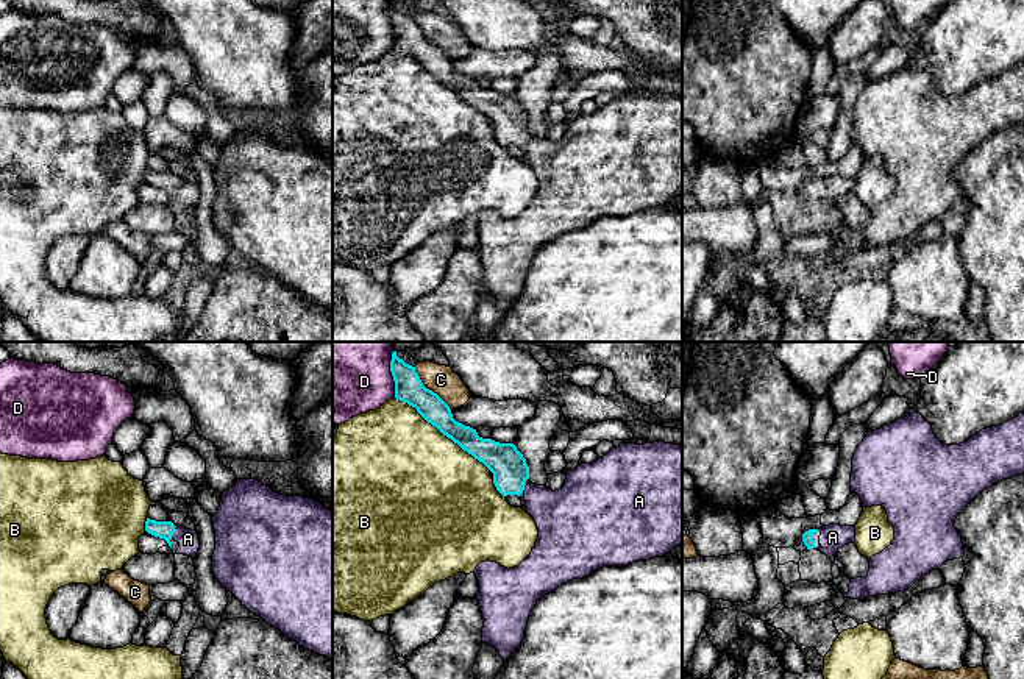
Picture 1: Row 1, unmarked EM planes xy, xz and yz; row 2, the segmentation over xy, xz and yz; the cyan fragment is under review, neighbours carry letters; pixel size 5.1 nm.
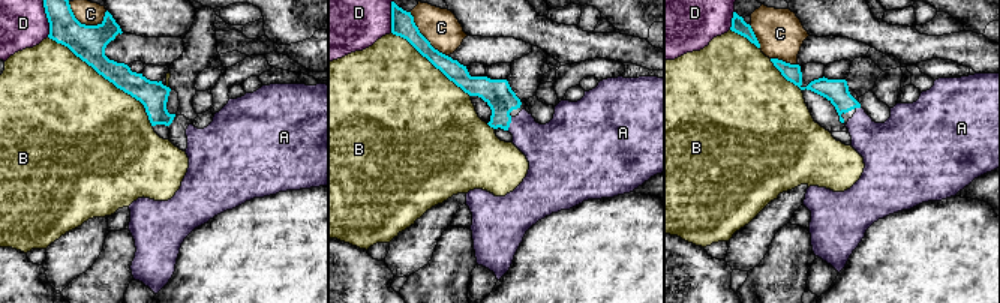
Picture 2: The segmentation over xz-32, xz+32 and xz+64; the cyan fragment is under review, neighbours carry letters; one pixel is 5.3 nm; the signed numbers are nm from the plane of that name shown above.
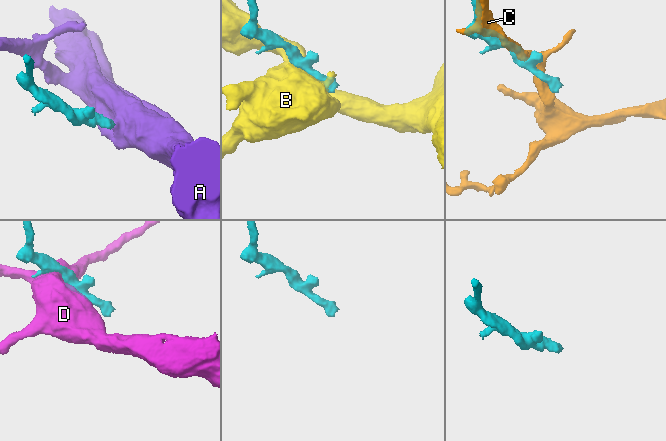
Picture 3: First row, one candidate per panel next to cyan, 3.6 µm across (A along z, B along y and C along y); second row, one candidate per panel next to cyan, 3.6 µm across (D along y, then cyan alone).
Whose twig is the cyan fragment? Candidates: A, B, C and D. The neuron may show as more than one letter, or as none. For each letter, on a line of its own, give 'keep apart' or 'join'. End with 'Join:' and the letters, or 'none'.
A: join
B: keep apart
C: keep apart
D: keep apart
Join: A

